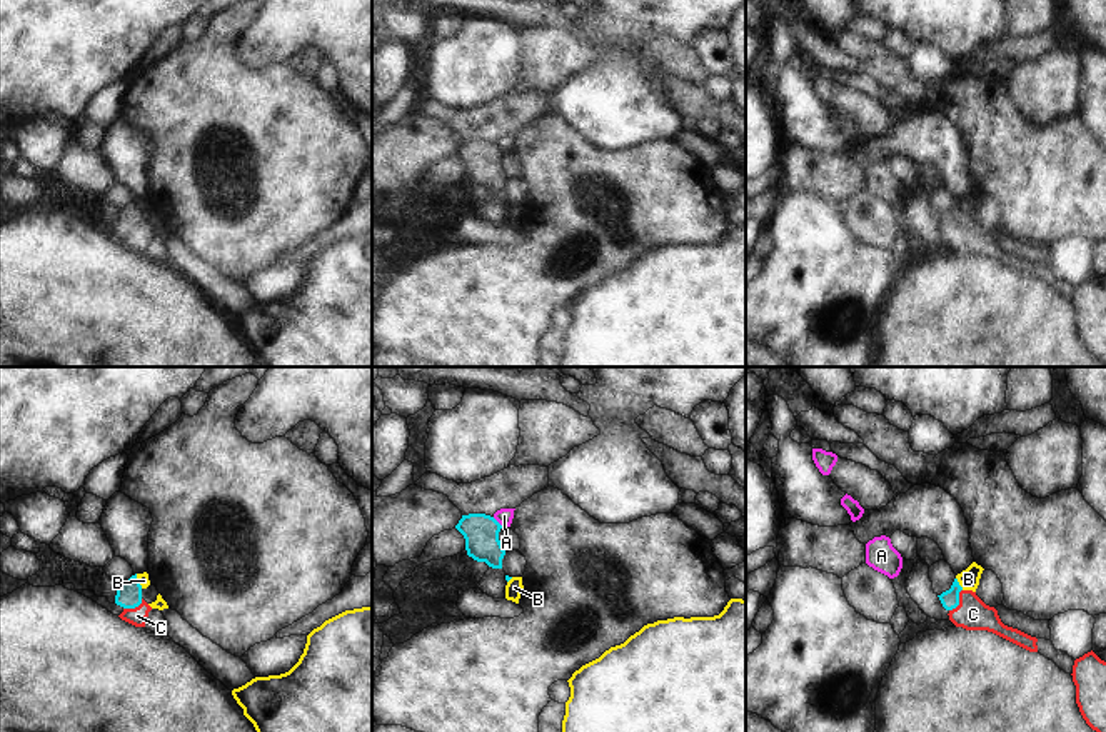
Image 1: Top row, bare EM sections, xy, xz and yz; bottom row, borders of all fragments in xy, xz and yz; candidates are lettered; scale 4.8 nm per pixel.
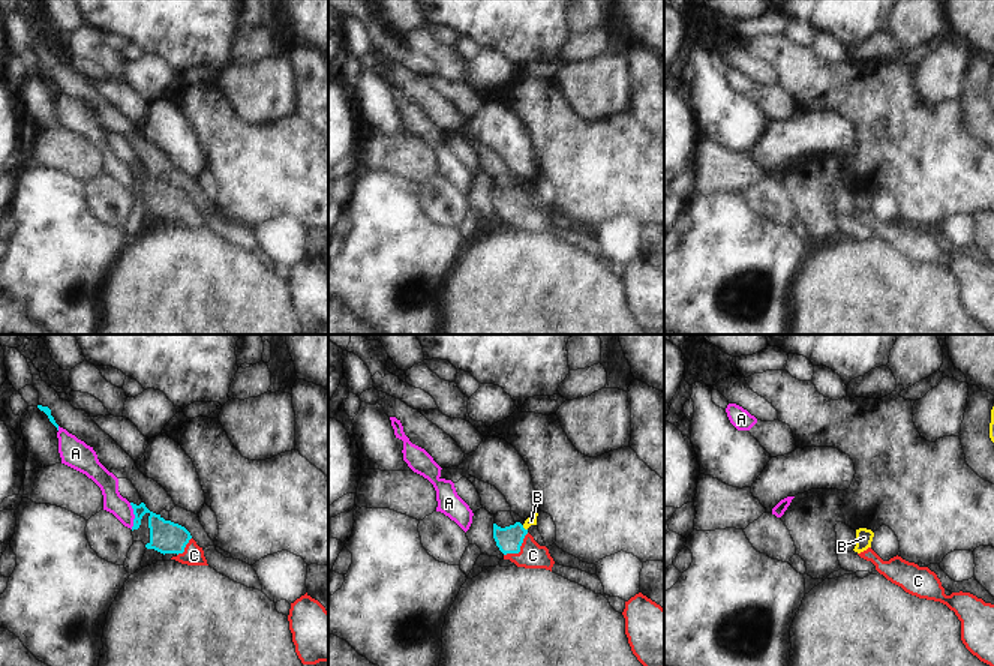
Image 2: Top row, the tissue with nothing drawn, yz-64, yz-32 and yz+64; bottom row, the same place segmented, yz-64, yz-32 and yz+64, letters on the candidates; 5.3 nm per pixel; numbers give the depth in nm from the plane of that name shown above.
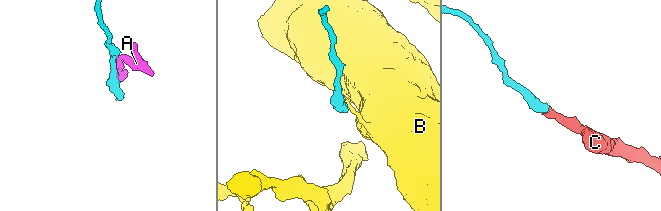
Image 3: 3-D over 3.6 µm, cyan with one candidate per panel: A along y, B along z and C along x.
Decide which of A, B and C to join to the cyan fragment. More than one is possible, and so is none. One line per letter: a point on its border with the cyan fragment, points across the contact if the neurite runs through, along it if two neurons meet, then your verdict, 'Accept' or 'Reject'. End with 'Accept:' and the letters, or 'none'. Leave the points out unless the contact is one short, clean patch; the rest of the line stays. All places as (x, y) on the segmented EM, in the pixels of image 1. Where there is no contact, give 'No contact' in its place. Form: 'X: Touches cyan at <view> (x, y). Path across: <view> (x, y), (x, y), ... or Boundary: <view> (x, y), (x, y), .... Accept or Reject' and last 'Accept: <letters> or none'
A: Touches cyan at xz (496, 521). Reject
B: Touches cyan at yz (958, 584). Boundary: yz (956, 577), (963, 589). Reject
C: Touches cyan at yz (958, 601). Path across: yz (950, 599), (958, 601), (973, 614). Accept
Accept: C

